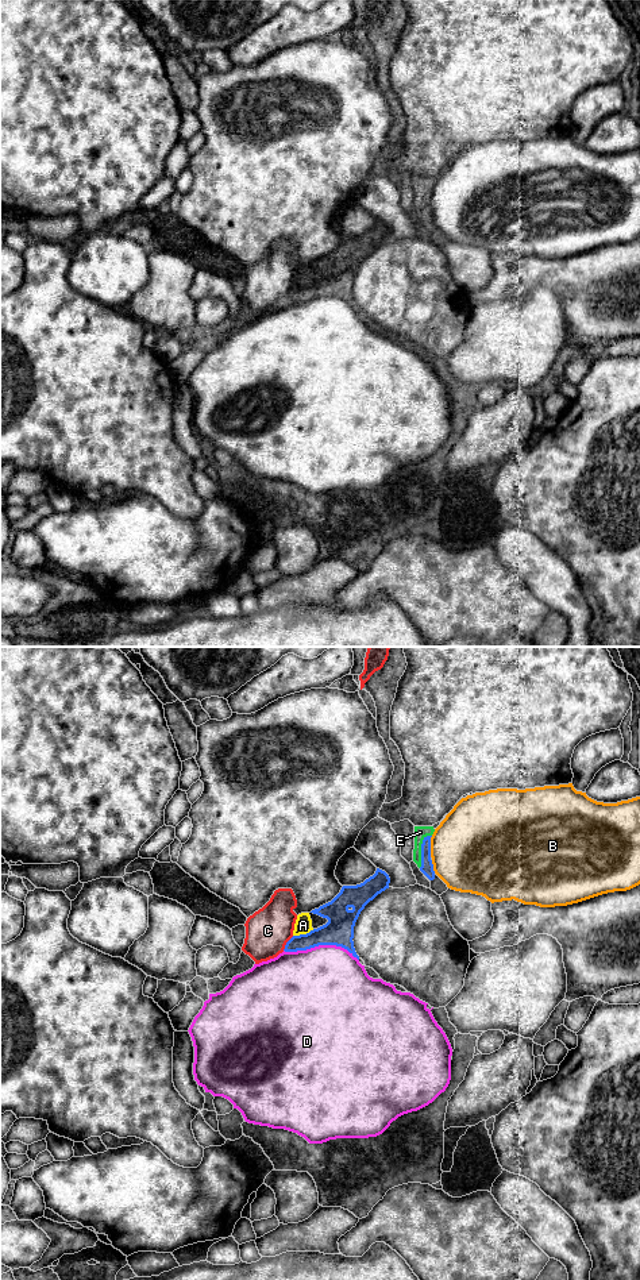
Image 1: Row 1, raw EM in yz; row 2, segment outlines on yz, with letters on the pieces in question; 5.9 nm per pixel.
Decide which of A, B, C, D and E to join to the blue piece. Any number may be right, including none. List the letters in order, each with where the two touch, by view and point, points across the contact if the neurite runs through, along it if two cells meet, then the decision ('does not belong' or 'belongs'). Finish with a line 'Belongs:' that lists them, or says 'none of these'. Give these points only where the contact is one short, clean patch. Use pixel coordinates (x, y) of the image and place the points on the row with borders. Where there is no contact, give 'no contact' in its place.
A: yz (303, 935) | across yz (339, 930), (328, 935), (303, 935), (303, 925) | belongs
B: yz (430, 847) | does not belong
C: yz (286, 943) | along yz (293, 936), (282, 949) | does not belong
D: yz (322, 944) | does not belong
E: yz (421, 849) | belongs
Belongs: A, E

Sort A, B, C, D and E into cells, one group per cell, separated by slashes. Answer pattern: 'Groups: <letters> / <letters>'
Groups: A E / B / C / D

